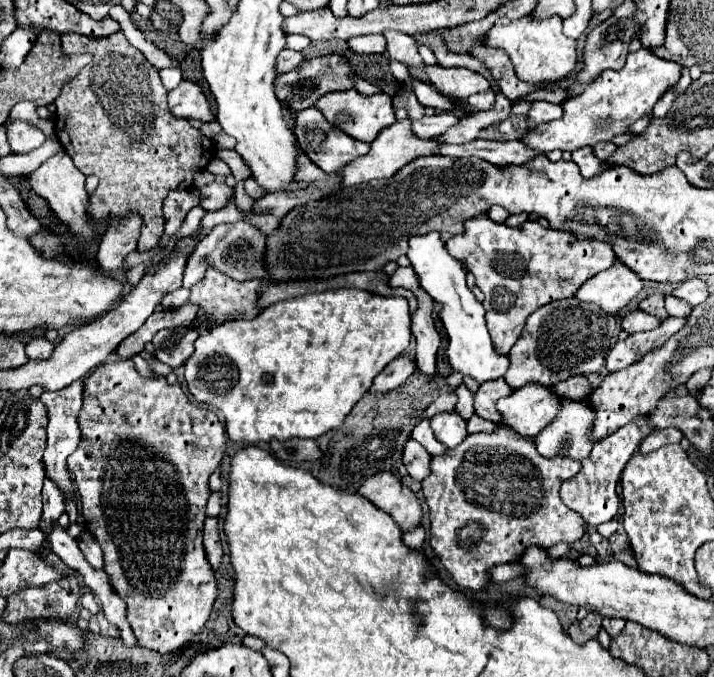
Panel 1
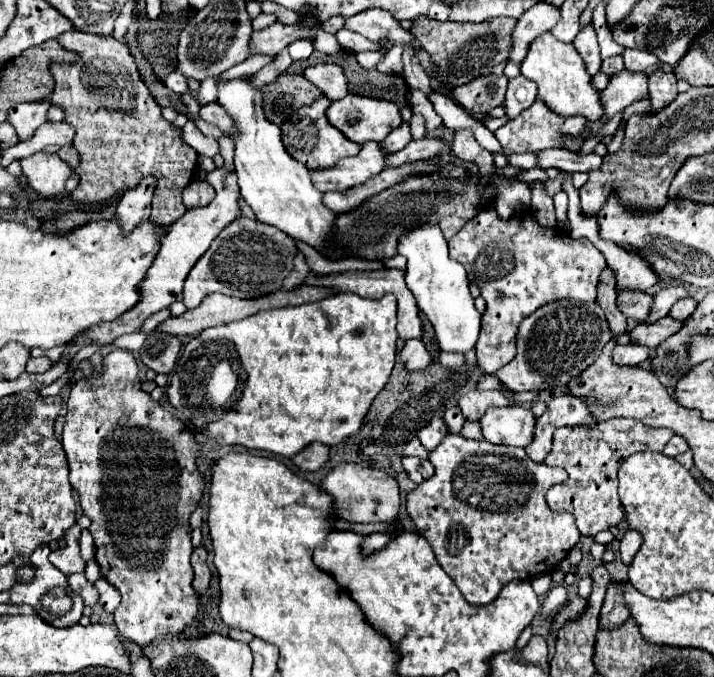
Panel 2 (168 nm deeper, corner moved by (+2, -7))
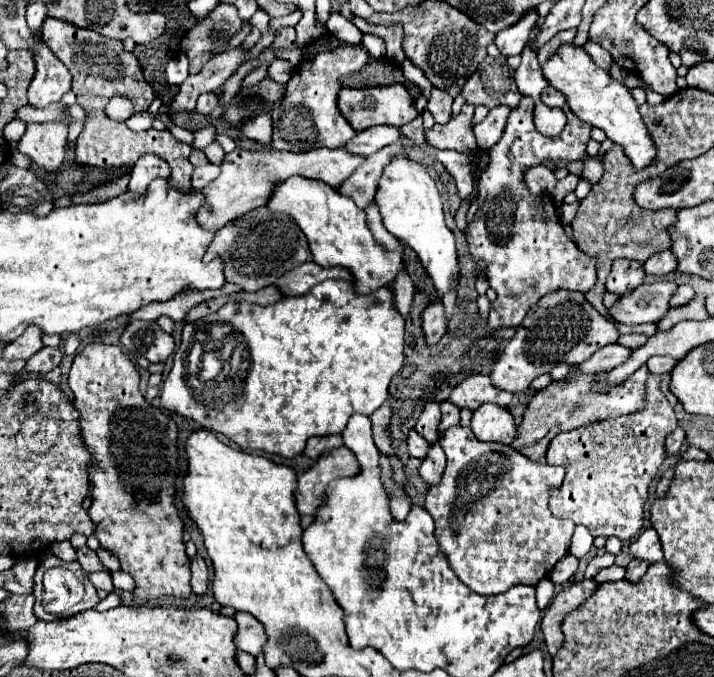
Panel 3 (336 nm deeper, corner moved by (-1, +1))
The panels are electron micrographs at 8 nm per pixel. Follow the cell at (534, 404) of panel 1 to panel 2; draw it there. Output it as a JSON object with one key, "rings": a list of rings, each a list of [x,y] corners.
{"rings":[[[518,405],[486,409],[484,417],[480,419],[484,439],[496,445],[526,447],[534,437],[534,425],[536,419],[532,411]]]}

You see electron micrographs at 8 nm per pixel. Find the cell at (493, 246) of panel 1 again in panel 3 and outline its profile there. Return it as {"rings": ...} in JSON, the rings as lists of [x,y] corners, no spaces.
{"rings":[[[545,87],[541,101],[565,111],[565,129],[553,139],[541,135],[533,125],[533,99],[527,95],[521,97],[519,105],[511,111],[503,137],[489,149],[489,165],[479,179],[479,211],[467,225],[467,251],[475,265],[475,275],[479,277],[479,263],[483,263],[489,287],[497,293],[487,321],[489,329],[519,327],[525,313],[551,291],[575,289],[587,293],[597,283],[597,257],[589,257],[577,249],[557,219],[555,209],[545,205],[545,199],[551,197],[533,197],[523,183],[523,171],[541,165],[545,159],[557,161],[557,167],[583,159],[593,127],[579,121],[579,117],[567,109],[567,101],[557,89]]]}

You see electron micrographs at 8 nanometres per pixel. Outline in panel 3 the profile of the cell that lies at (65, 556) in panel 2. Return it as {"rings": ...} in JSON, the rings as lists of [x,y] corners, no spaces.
{"rings":[[[79,547],[79,549],[75,549],[75,551],[77,551],[77,561],[81,563],[81,567],[83,567],[85,573],[91,573],[91,571],[105,571],[105,567],[99,563],[95,551],[89,551],[87,547]]]}

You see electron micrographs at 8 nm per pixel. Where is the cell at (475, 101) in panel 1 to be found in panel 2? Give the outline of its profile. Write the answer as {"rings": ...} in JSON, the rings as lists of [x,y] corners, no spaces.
{"rings":[[[490,73],[490,75],[478,77],[476,81],[470,81],[468,85],[454,87],[452,95],[468,113],[480,117],[504,103],[506,83],[508,79],[504,75]]]}

